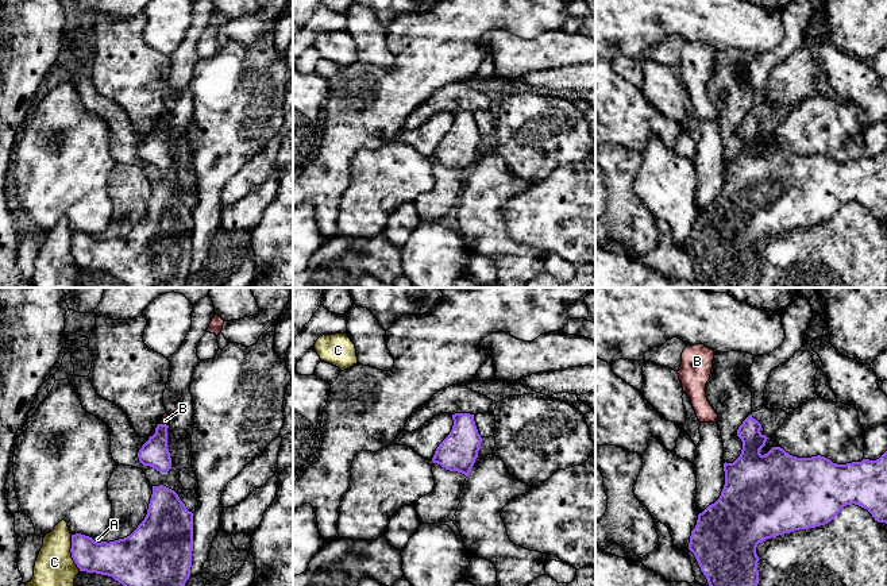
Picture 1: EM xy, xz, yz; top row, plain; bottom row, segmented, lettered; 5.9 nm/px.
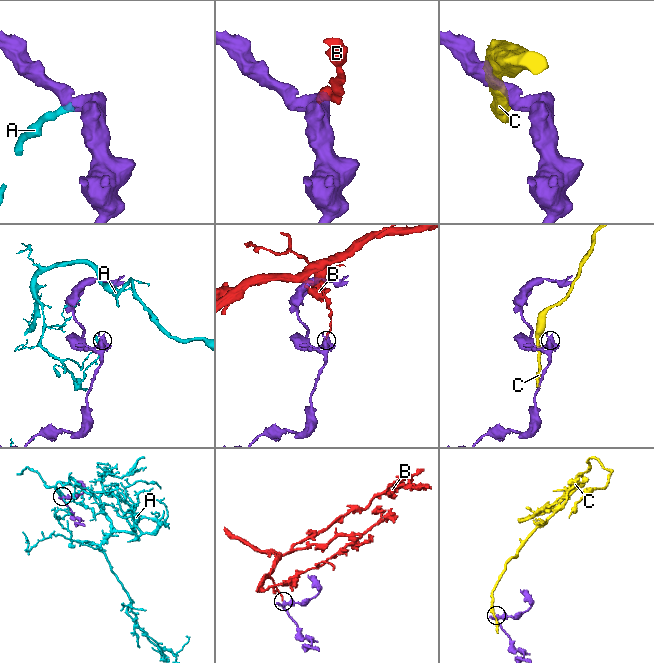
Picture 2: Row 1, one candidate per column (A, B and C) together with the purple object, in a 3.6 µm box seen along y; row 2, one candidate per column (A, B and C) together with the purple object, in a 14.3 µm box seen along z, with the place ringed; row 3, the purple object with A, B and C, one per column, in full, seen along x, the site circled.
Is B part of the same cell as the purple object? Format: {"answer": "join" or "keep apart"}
{"answer": "keep apart"}

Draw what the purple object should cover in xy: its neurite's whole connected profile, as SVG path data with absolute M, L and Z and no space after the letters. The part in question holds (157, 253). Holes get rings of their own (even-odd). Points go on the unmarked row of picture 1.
M153 184L147 212L127 235L97 240L72 232L72 255L80 269L112 274L127 288L184 288L190 274L193 211L178 192Z

